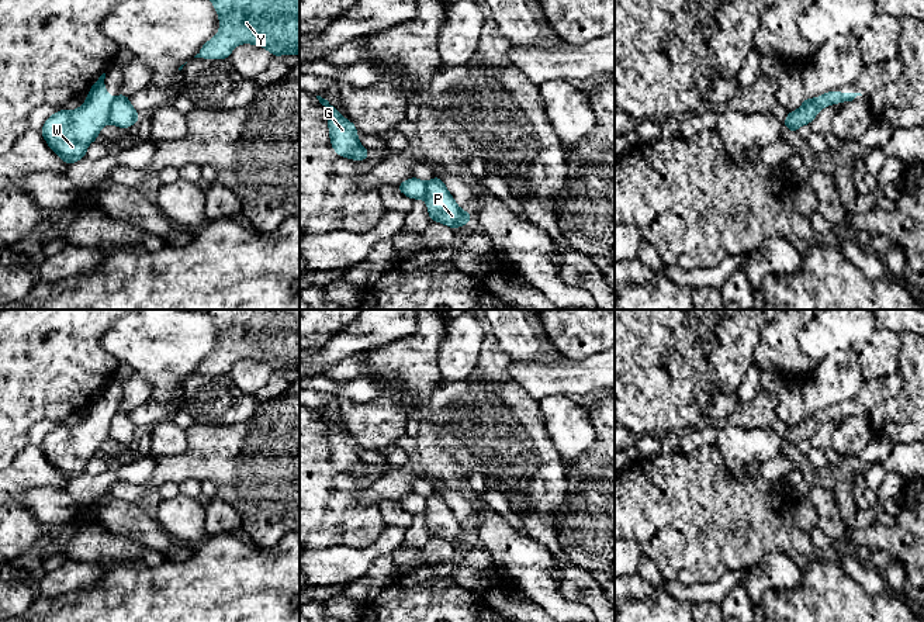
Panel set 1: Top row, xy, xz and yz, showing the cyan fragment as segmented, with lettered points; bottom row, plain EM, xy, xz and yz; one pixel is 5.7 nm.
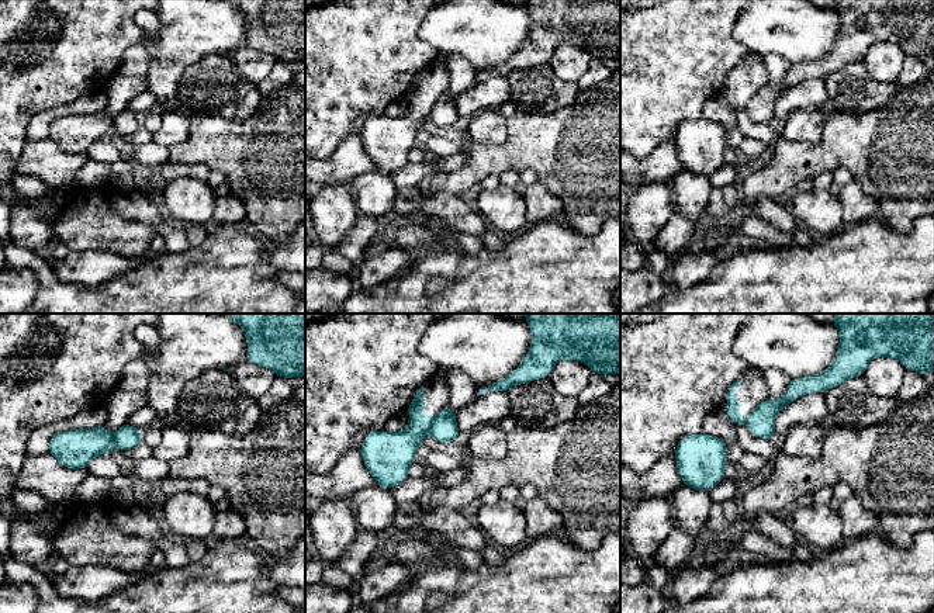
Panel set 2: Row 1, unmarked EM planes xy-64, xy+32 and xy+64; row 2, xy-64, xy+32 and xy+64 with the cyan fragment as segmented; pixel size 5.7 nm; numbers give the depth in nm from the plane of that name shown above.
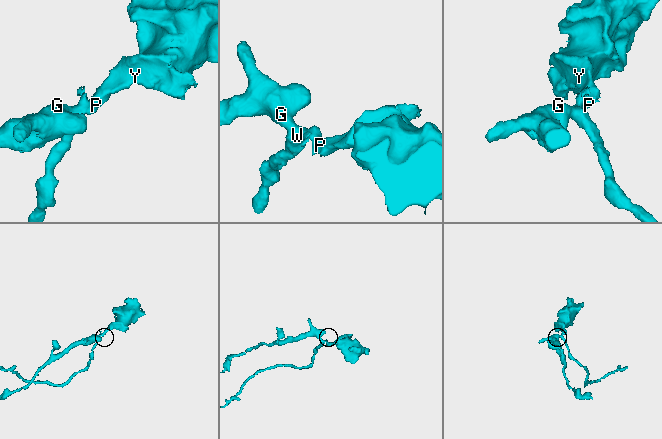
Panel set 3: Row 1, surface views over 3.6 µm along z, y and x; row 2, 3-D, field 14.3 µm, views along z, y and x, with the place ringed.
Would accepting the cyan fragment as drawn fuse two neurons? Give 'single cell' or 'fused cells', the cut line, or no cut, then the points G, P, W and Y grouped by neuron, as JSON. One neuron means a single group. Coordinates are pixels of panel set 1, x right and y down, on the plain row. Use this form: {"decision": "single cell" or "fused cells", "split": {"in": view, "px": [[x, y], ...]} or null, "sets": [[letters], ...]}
{"decision": "fused cells", "split": {"in": "xy", "px": [[116, 413], [108, 438]]}, "sets": [["G", "W"], ["P", "Y"]]}

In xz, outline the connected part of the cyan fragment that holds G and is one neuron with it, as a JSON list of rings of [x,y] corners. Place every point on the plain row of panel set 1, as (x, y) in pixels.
[[[316,411],[316,414],[329,428],[328,443],[333,466],[347,474],[366,476],[370,467],[360,459],[357,442],[346,435],[328,415],[321,411]]]

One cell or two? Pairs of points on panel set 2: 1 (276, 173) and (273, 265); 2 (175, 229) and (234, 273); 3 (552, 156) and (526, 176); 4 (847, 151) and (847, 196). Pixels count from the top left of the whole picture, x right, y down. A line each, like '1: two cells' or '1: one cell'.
1: two cells
2: two cells
3: two cells
4: two cells

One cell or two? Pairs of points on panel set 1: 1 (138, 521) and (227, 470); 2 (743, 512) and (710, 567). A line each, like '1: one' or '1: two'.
1: two
2: one

